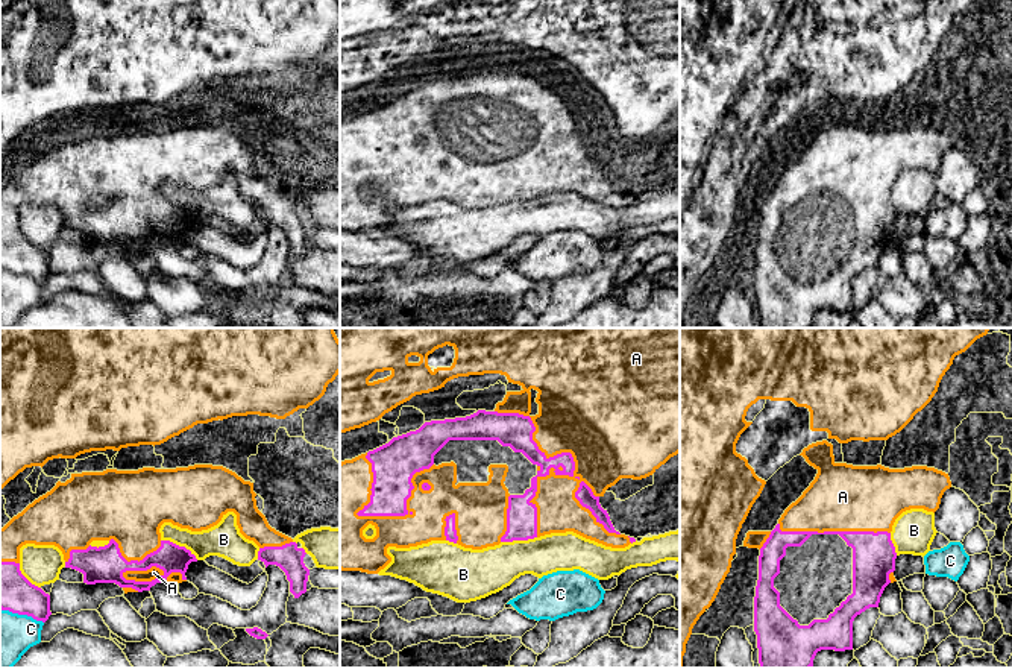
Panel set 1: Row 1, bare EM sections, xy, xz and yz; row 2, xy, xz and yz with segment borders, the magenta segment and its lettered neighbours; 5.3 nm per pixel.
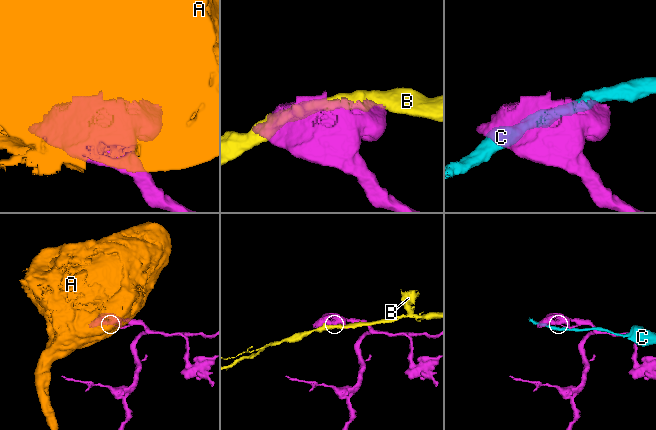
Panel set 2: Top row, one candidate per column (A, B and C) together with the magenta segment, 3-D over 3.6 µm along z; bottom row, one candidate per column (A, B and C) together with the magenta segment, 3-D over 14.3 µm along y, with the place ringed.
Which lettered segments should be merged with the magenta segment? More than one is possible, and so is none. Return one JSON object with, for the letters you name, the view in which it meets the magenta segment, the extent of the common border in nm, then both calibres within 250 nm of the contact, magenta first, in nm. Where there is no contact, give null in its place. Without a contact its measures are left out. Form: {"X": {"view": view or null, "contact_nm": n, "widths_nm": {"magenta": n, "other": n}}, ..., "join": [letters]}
{"join": []}

